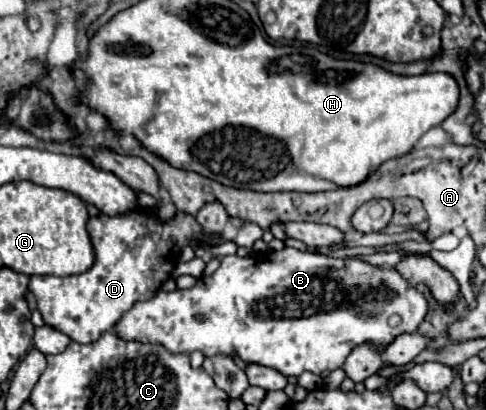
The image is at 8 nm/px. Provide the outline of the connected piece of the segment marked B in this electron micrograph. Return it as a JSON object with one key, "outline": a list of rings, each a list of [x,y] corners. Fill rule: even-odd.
{"outline":[[[291,247],[277,251],[277,261],[273,255],[273,251],[267,251],[251,253],[247,257],[223,257],[213,277],[201,277],[191,289],[177,289],[173,293],[159,291],[153,299],[137,303],[121,317],[115,331],[123,339],[161,343],[171,353],[193,353],[199,349],[205,357],[211,357],[219,353],[231,355],[233,349],[237,349],[245,363],[267,365],[285,377],[299,377],[303,371],[321,375],[323,371],[339,369],[345,357],[363,343],[371,343],[375,349],[385,349],[395,337],[415,333],[427,315],[429,307],[425,295],[395,267],[387,269],[353,257],[331,257],[323,253],[313,261],[313,253],[303,253]],[[391,315],[401,317],[397,327],[389,325]]]}

